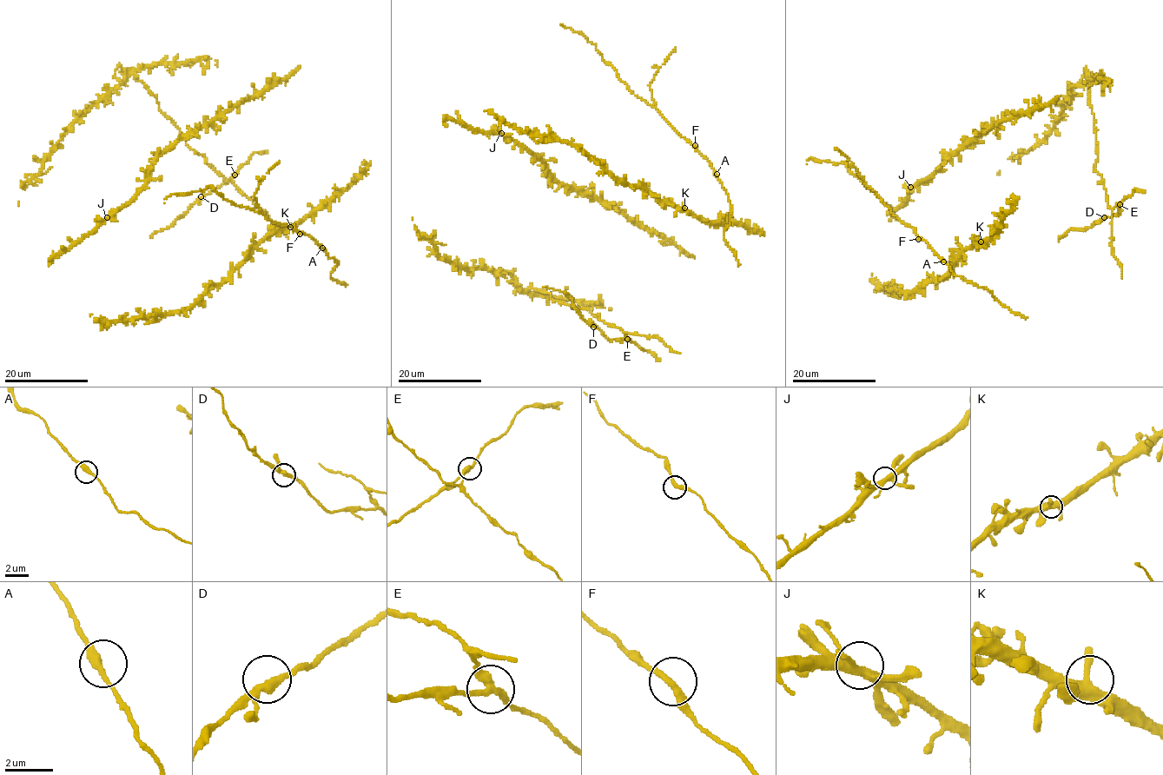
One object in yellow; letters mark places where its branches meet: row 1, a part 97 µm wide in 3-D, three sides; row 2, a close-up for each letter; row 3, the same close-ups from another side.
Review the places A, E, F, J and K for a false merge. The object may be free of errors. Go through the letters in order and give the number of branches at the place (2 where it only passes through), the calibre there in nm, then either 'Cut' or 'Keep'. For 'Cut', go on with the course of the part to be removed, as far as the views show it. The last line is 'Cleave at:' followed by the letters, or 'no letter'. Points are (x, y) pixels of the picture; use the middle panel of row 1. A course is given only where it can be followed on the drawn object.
A: Branches: 2. Thickness 320 nm. Keep
E: Branches: 3. Thickness 320 nm. Cut. Course of the part to remove: (627, 339), (611, 340), (579, 314), (565, 293), (542, 287)
F: Branches: 2. Thickness 320 nm. Keep
J: Branches: 3. Thickness 340 nm. Keep
K: Branches: 4. Thickness 400 nm. Keep
Cleave at: E

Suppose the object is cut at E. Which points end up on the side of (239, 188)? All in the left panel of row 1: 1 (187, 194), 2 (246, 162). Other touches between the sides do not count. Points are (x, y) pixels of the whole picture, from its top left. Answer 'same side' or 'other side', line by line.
1: same side
2: other side

